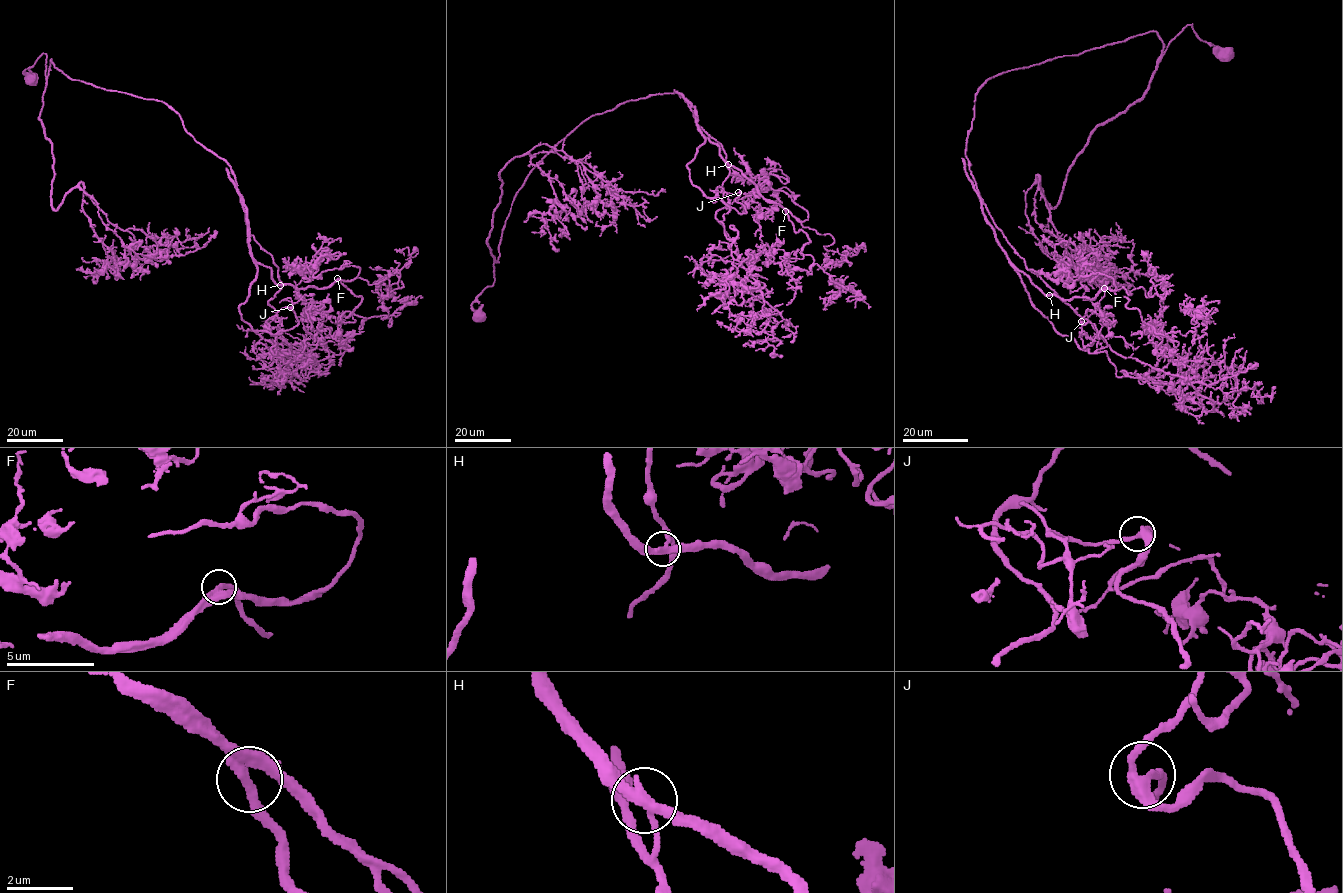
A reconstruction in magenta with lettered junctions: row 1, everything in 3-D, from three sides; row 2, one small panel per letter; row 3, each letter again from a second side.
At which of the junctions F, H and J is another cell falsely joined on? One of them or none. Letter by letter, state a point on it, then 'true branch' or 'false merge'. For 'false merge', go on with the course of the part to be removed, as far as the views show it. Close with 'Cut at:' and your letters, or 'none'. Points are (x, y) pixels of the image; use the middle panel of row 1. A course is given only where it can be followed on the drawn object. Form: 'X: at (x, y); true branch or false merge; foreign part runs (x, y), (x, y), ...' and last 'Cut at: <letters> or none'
F: at (785, 211); true branch
H: at (728, 164); false merge; foreign part runs (728, 164), (704, 137), (687, 168), (729, 208), (719, 221), (729, 248), (752, 256), (755, 287), (737, 287)
J: at (738, 192); true branch
Cut at: H

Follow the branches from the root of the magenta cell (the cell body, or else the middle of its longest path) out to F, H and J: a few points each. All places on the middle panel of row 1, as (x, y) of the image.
F: (477, 316), (471, 304), (493, 283), (529, 172), (626, 101), (682, 96), (726, 167), (785, 211)
H: (477, 316), (471, 304), (493, 283), (516, 192), (590, 117), (628, 101), (677, 93), (728, 164)
J: (477, 316), (516, 192), (593, 115), (677, 93), (705, 138), (691, 182), (745, 214), (738, 192)

